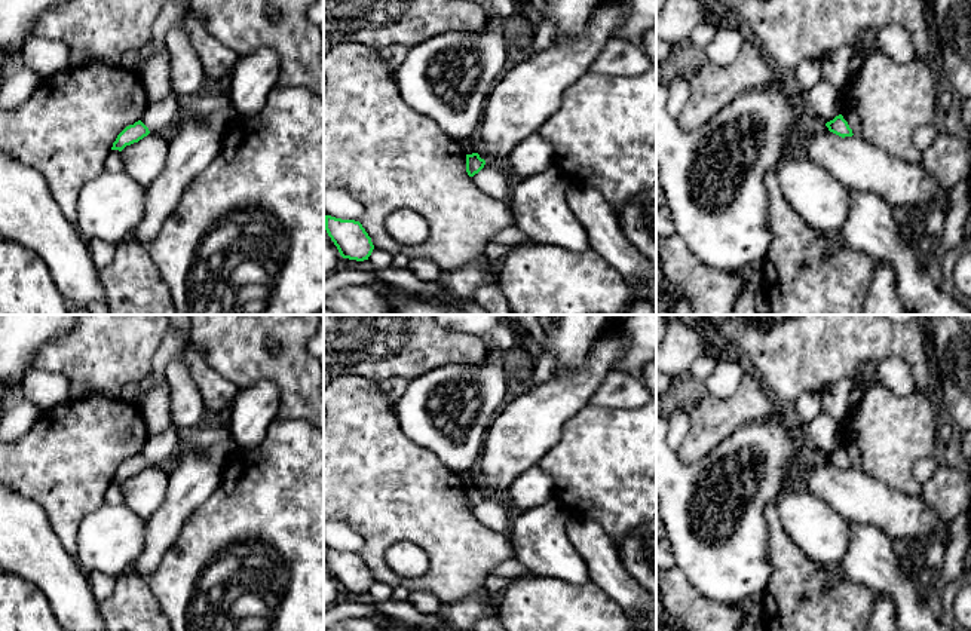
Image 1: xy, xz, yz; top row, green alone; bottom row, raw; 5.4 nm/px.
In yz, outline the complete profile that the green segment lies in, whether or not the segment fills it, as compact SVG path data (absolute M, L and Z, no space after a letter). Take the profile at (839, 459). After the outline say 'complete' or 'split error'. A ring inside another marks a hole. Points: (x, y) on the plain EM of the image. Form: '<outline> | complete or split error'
M842 447L836 448L833 453L827 454L825 459L830 465L845 471L852 469L852 462L849 460L848 454L843 451Z | complete

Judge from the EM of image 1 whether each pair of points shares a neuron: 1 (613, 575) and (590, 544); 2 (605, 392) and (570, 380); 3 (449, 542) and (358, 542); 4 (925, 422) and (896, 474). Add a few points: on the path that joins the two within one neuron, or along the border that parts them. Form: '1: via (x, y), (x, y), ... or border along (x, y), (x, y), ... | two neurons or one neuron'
1: via (606, 567), (597, 551) | one neuron
2: border along (613, 368), (588, 403) | two neurons
3: border along (339, 520), (351, 524), (364, 538), (360, 553) | two neurons
4: via (912, 435), (896, 452), (896, 461) | one neuron

